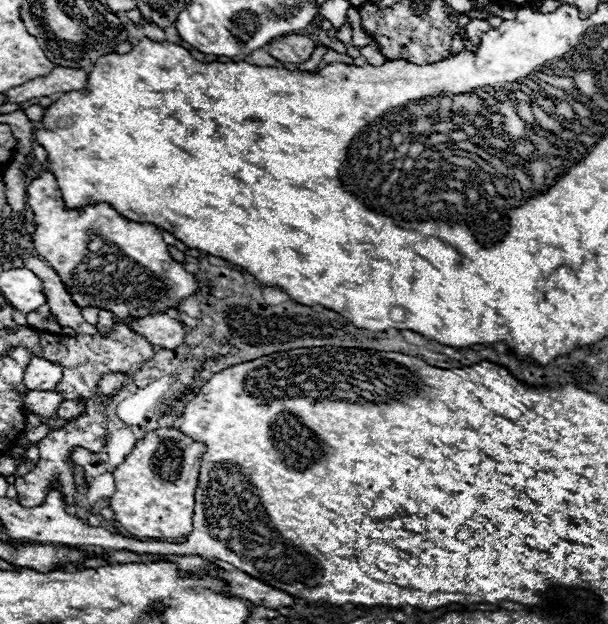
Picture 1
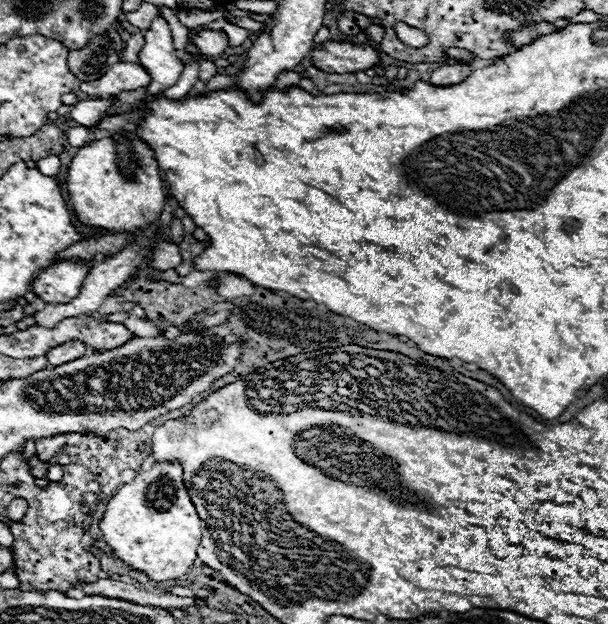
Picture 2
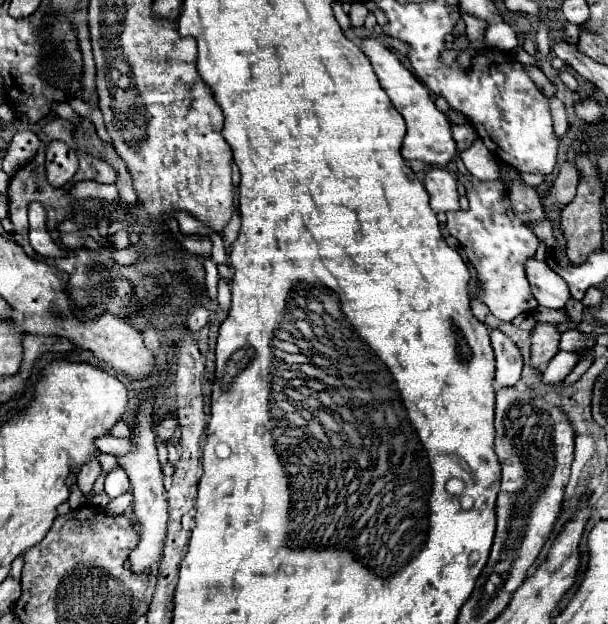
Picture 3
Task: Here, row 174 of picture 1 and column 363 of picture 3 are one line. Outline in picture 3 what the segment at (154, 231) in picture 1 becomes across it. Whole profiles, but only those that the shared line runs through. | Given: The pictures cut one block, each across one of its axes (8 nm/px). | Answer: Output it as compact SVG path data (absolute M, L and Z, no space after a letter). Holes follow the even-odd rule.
M364 38L360 44L360 50L372 62L374 72L376 72L384 92L388 94L390 102L406 120L408 130L406 130L406 136L402 142L402 158L404 160L422 160L430 166L446 166L448 162L452 162L452 158L458 154L458 150L456 150L456 142L452 138L450 122L448 122L446 114L442 114L436 108L428 88L408 68L404 68L402 62L380 40Z

